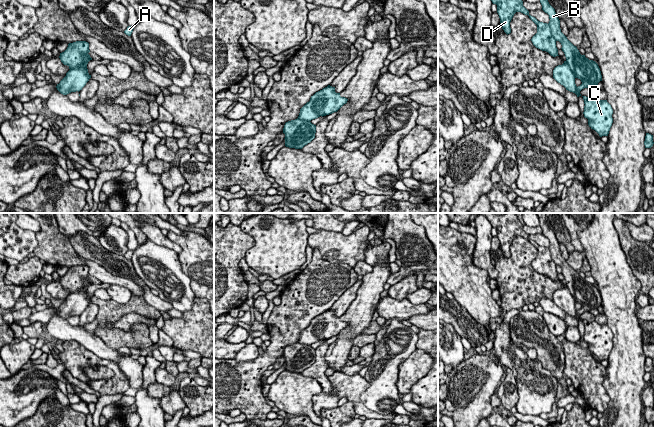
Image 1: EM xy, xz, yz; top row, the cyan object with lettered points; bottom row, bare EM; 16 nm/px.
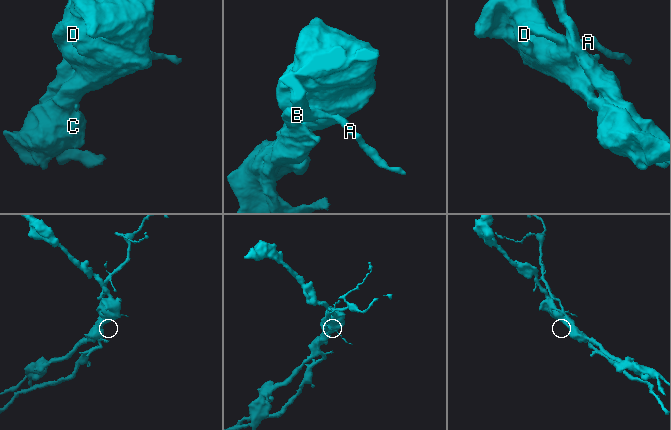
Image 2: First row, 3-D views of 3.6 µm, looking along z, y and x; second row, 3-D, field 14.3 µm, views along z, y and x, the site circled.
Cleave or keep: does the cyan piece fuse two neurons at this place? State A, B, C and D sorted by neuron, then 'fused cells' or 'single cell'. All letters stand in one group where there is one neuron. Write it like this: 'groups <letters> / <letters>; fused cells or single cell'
groups A B / C D; fused cells

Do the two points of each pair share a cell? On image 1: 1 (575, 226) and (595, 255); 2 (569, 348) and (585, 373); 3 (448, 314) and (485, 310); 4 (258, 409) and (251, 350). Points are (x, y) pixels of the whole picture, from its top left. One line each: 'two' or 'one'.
1: two
2: one
3: two
4: two

